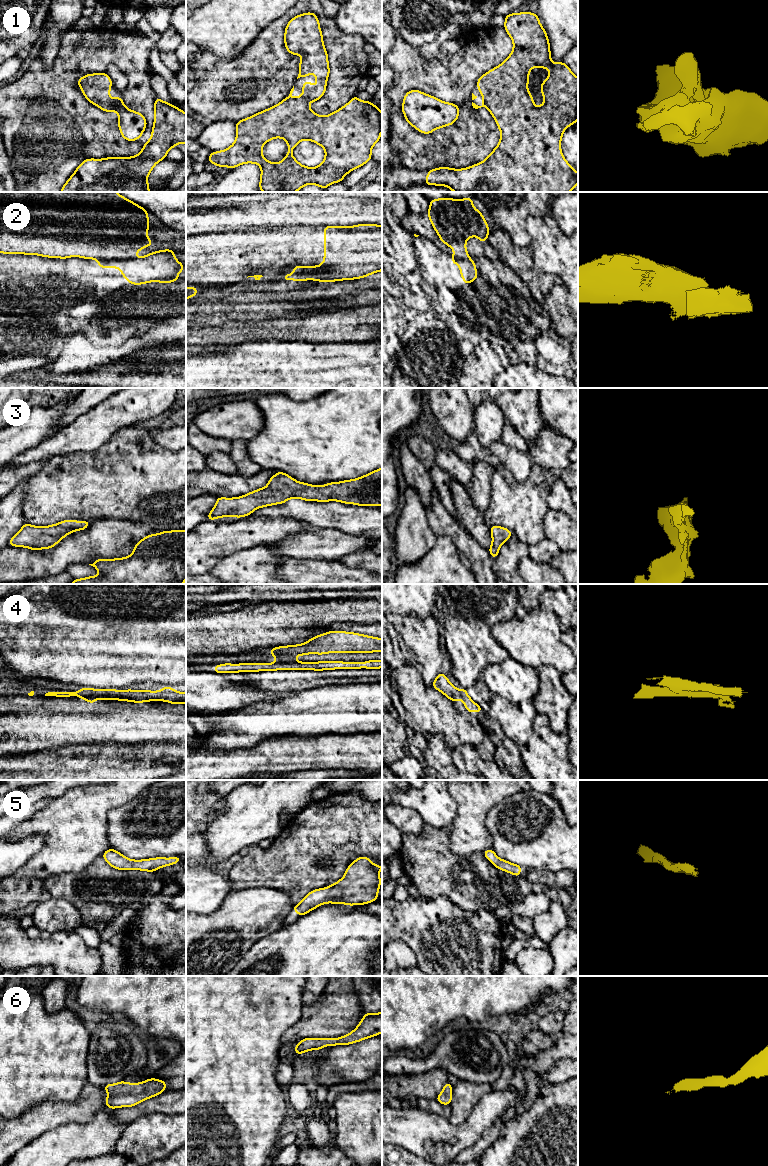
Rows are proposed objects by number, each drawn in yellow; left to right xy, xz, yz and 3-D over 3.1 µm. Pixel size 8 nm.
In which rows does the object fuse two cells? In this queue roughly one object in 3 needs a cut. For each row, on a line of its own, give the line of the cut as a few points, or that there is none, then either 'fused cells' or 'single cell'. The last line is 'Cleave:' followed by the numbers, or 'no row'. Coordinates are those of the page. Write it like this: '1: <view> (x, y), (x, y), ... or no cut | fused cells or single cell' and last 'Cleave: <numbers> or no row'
1: no cut | single cell
2: xz (322, 271), (314, 268), (311, 271), (299, 271), (297, 273) | fused cells
3: no cut | single cell
4: no cut | single cell
5: no cut | single cell
6: no cut | single cell
Cleave: 2

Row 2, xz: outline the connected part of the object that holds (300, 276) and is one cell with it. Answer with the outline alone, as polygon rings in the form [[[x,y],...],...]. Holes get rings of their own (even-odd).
[[[315,268],[312,272],[304,271],[293,274],[285,274],[283,276],[283,280],[295,280],[295,281],[305,281],[305,280],[313,280],[315,277],[321,277],[322,271],[319,268]]]

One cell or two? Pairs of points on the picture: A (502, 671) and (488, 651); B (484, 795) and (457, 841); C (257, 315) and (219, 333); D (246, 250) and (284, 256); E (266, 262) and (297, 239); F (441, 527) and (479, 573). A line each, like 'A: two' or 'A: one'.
A: two
B: one
C: two
D: one
E: one
F: one

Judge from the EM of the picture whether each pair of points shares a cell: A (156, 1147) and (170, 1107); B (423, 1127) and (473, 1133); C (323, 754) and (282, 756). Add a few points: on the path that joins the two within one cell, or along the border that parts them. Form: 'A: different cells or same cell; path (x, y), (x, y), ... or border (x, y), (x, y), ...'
A: different cells; border (175, 1113), (145, 1113), (143, 1115)
B: same cell; path (435, 1133), (461, 1133)
C: same cell; path (313, 754), (292, 754)

